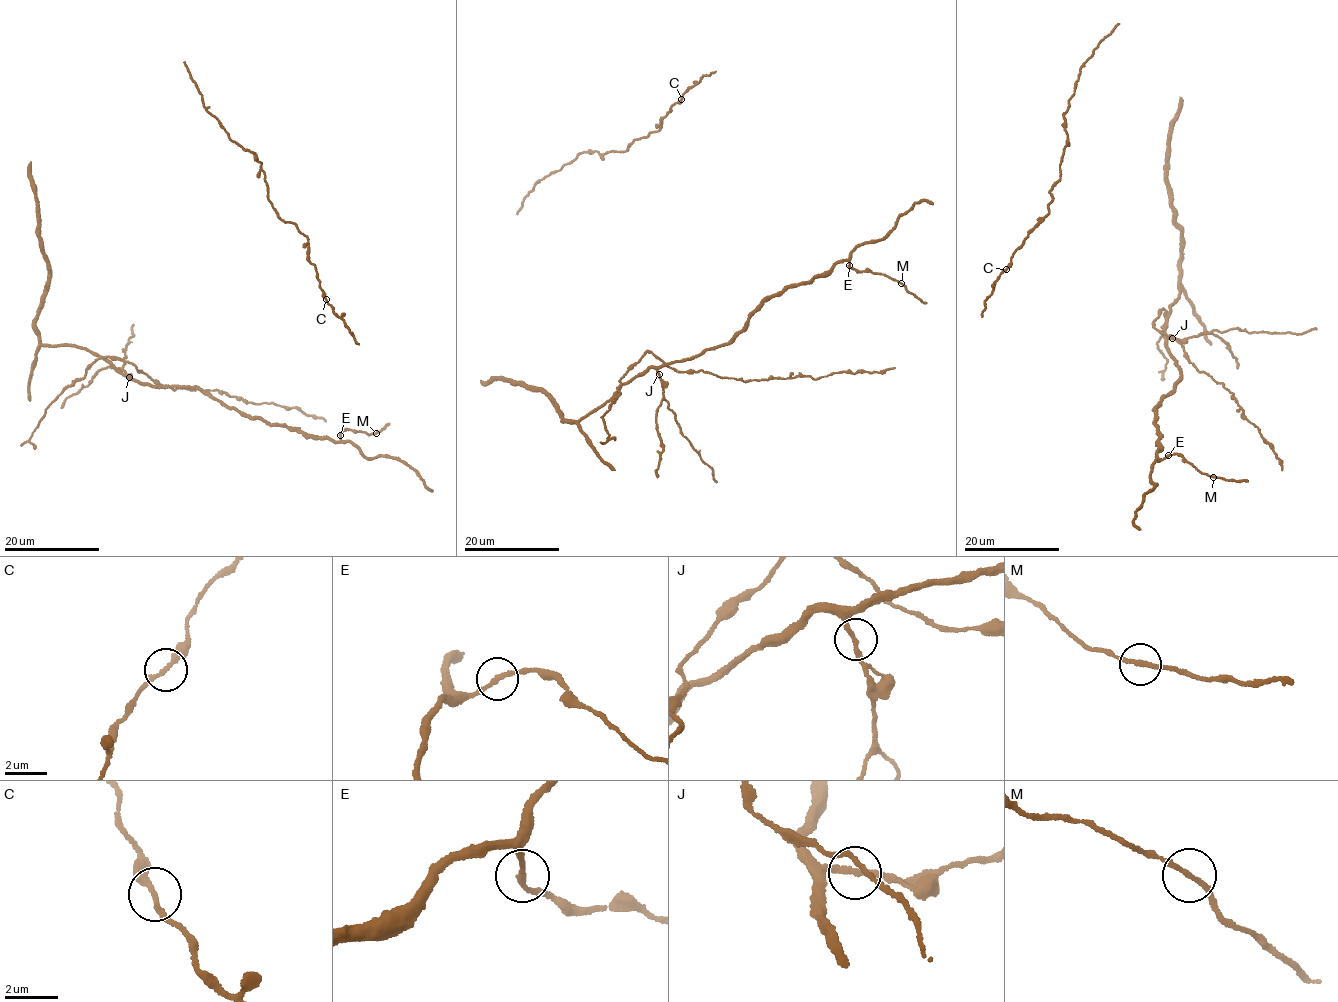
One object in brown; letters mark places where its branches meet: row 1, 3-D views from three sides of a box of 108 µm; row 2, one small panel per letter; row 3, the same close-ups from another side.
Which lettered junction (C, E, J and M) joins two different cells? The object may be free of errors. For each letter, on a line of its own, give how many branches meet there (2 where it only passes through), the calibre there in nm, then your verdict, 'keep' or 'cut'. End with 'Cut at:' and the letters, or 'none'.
C: branches 2; calibre 220 nm; keep
E: branches 2; calibre 190 nm; keep
J: branches 2; calibre 200 nm; keep
M: branches 2; calibre 190 nm; keep
Cut at: none

